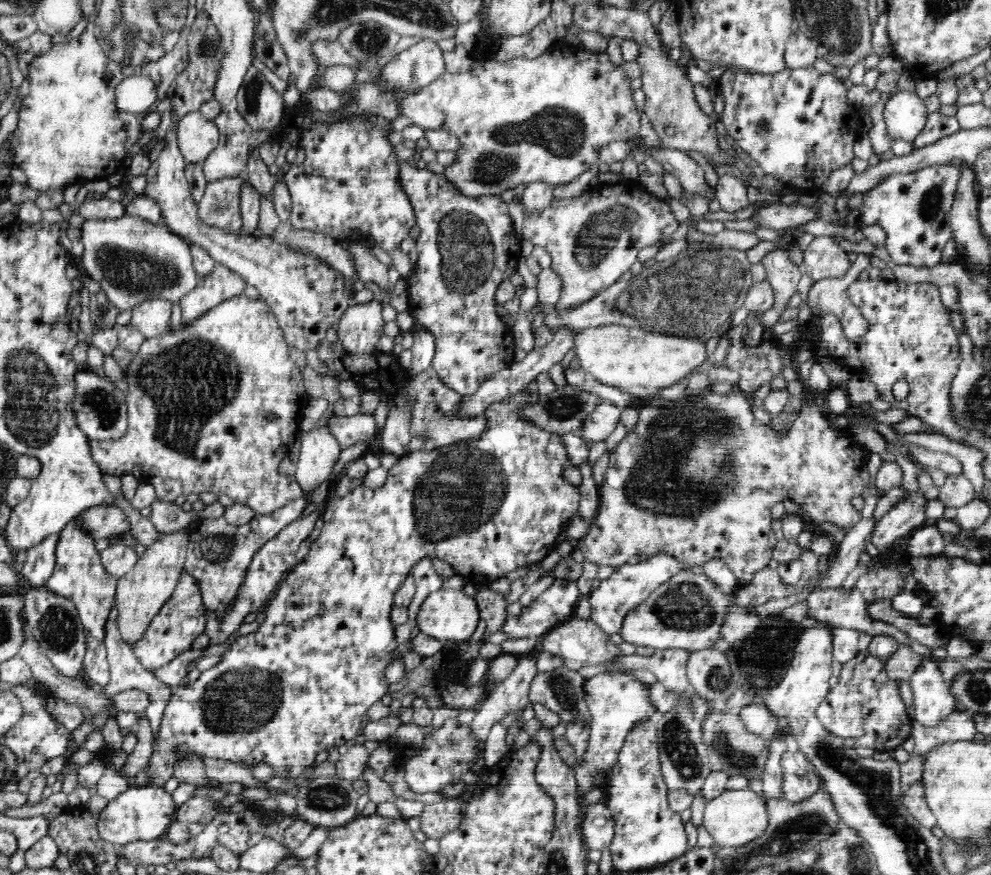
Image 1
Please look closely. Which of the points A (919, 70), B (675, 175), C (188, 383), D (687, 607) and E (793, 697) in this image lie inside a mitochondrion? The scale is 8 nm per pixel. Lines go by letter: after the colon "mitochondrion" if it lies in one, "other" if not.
A: other
B: other
C: mitochondrion
D: mitochondrion
E: other

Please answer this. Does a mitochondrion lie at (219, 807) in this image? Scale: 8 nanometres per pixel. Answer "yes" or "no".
no

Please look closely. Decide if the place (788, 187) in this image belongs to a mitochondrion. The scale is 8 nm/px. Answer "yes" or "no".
no

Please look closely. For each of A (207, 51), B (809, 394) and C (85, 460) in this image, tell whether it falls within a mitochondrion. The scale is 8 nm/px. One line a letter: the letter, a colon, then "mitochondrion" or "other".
A: mitochondrion
B: other
C: other

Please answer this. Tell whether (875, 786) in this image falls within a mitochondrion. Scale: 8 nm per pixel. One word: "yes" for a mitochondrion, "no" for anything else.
yes

